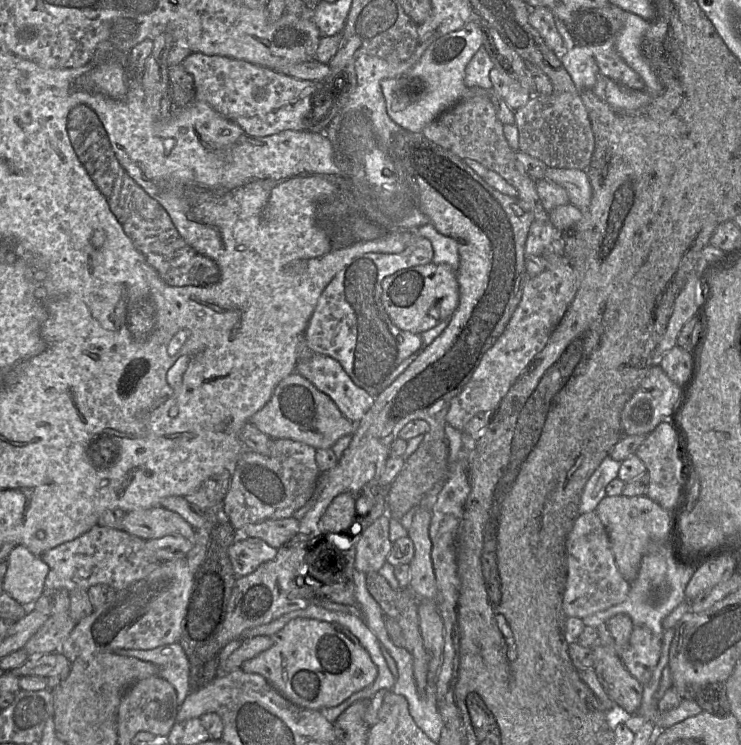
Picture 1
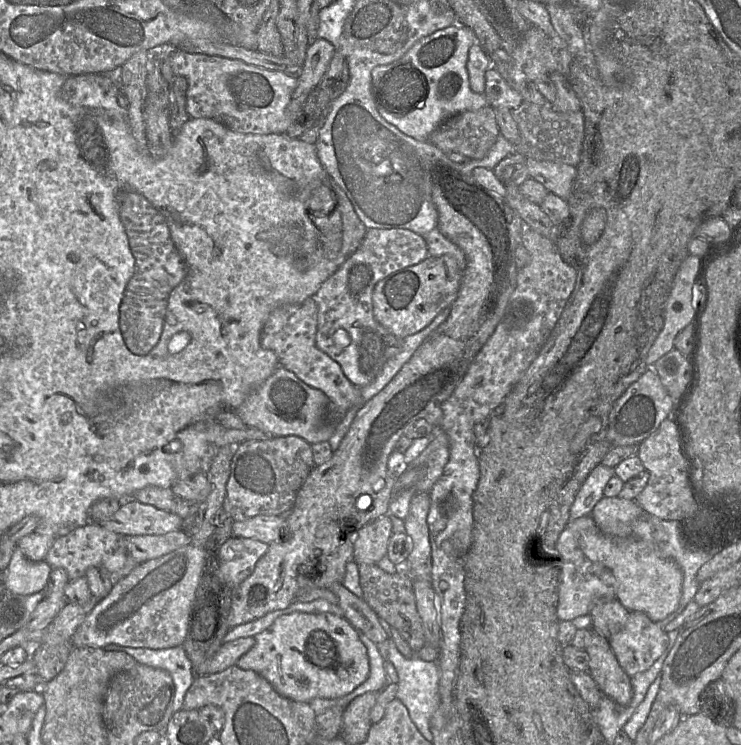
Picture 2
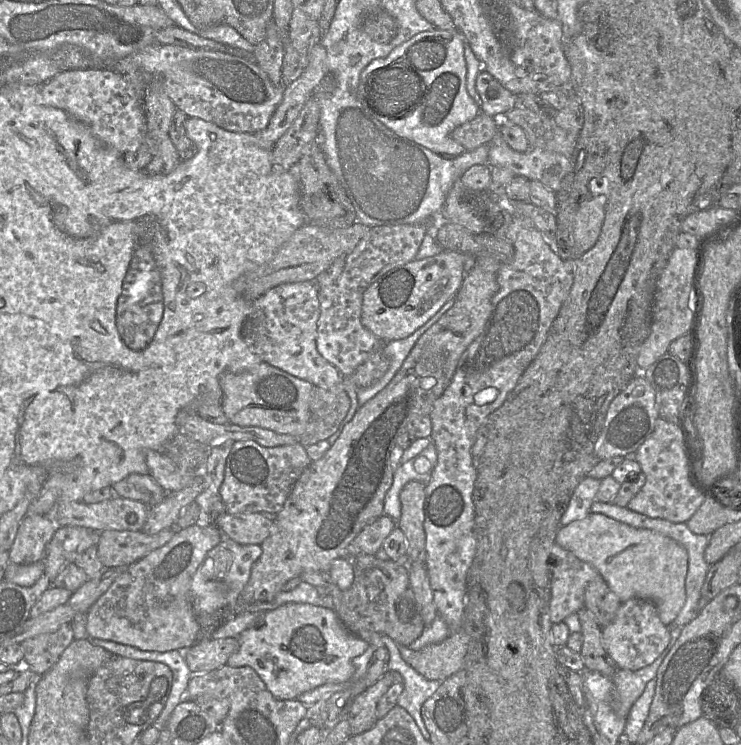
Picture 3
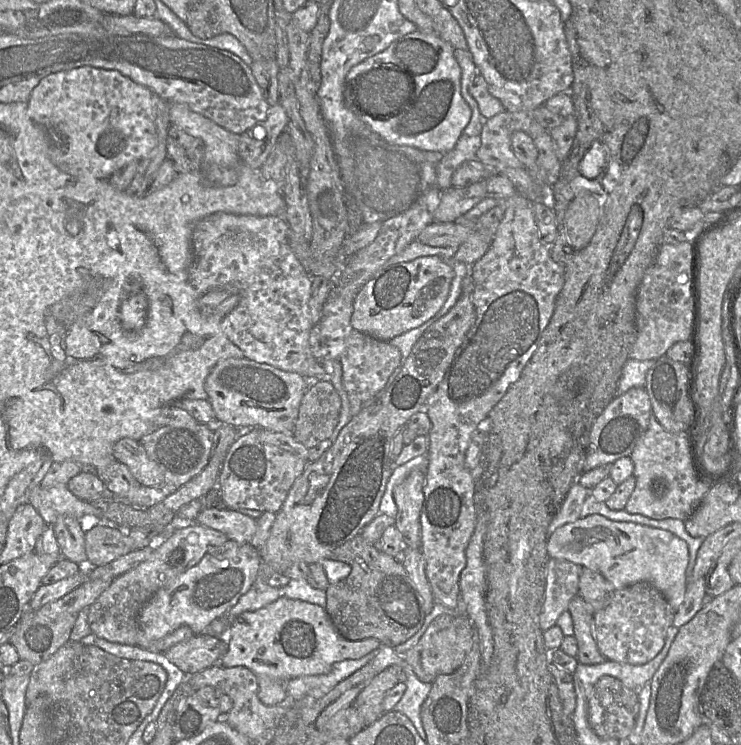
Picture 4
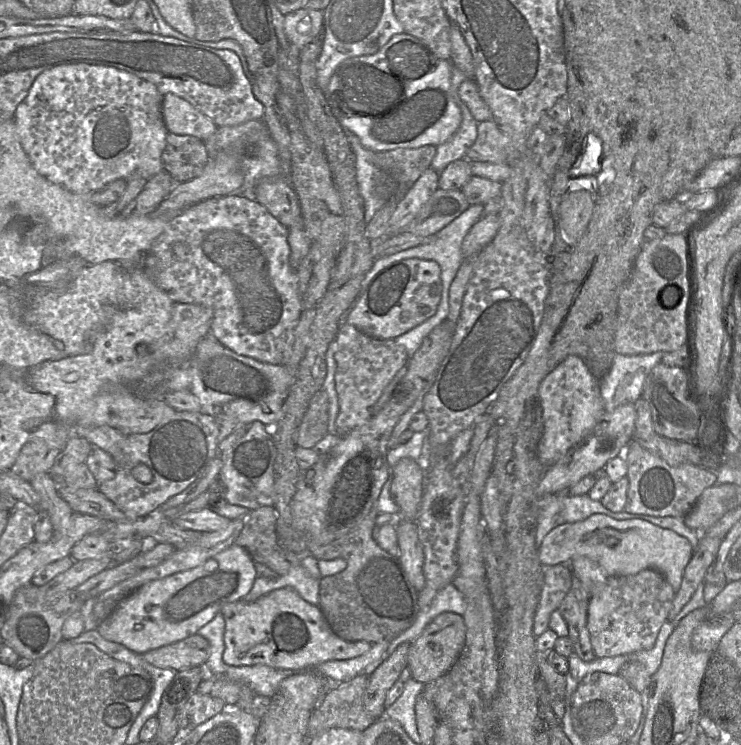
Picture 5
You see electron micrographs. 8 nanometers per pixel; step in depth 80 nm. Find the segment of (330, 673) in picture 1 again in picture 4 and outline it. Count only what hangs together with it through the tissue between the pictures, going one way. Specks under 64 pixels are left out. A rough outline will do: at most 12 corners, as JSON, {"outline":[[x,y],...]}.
{"outline":[[279,598],[228,618],[220,664],[275,706],[285,683],[381,643],[351,641],[325,608]]}

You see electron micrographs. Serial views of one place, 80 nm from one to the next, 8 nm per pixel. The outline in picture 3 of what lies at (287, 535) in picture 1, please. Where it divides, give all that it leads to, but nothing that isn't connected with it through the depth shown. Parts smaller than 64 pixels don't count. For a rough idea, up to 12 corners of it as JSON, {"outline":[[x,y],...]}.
{"outline":[[225,513],[216,527],[242,545],[261,545],[274,519],[261,513]]}

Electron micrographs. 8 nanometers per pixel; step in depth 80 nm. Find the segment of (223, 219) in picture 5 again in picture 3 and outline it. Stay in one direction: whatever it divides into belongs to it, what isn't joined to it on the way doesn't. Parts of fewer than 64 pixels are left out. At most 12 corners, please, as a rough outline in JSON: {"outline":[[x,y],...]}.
{"outline":[[316,283],[251,301],[241,336],[263,363],[342,388],[318,352]]}

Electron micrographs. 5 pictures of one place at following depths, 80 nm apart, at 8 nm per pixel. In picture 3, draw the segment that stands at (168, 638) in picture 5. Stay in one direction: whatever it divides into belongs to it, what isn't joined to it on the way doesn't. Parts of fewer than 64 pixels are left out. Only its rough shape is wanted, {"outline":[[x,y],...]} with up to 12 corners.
{"outline":[[224,538],[192,577],[194,614],[237,604],[260,545]]}

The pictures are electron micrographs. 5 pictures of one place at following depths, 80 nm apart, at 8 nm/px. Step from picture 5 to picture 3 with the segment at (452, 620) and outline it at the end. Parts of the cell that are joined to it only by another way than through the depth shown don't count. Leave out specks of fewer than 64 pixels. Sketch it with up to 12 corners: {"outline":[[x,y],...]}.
{"outline":[[460,629],[420,650],[403,660],[429,680],[466,665],[471,638]]}

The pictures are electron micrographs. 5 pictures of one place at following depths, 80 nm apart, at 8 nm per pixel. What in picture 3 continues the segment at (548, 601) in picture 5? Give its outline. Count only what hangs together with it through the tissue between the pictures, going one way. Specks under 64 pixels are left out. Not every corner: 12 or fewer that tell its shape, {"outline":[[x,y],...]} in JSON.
{"outline":[[557,543],[551,552],[550,618],[585,607],[601,575]]}

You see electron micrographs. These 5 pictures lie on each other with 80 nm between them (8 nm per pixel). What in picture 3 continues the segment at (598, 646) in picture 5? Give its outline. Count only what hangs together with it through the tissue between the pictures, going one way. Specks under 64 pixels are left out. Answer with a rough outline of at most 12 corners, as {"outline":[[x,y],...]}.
{"outline":[[622,602],[602,628],[602,642],[618,668],[652,664],[670,629],[655,603]]}

